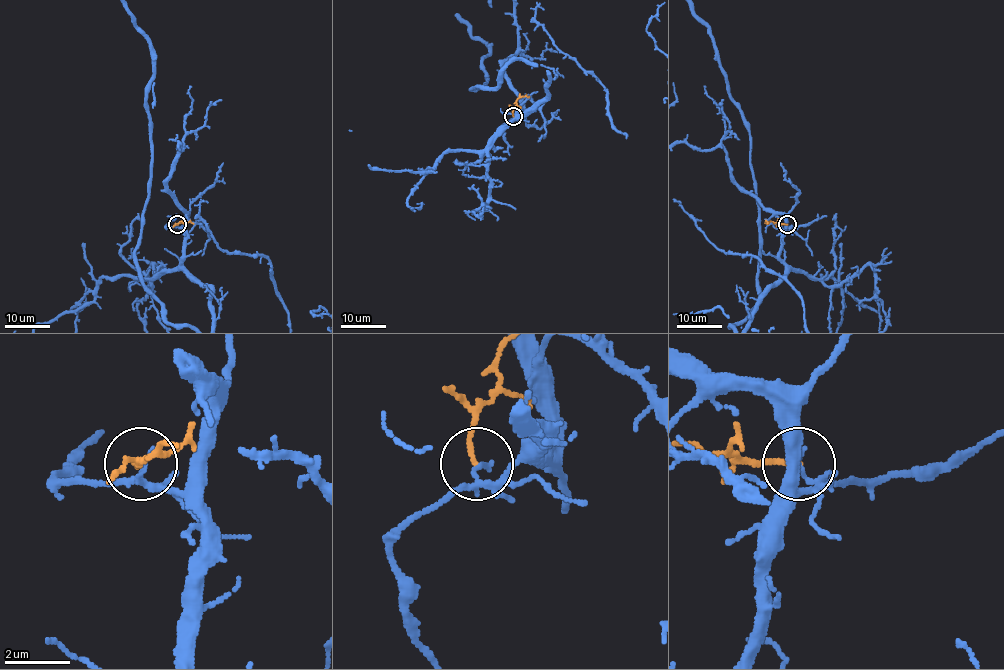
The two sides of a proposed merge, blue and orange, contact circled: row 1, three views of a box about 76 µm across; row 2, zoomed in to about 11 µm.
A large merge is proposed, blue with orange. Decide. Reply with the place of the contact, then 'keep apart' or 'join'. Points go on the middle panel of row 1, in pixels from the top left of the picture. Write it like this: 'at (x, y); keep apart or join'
at (513, 116); keep apart

